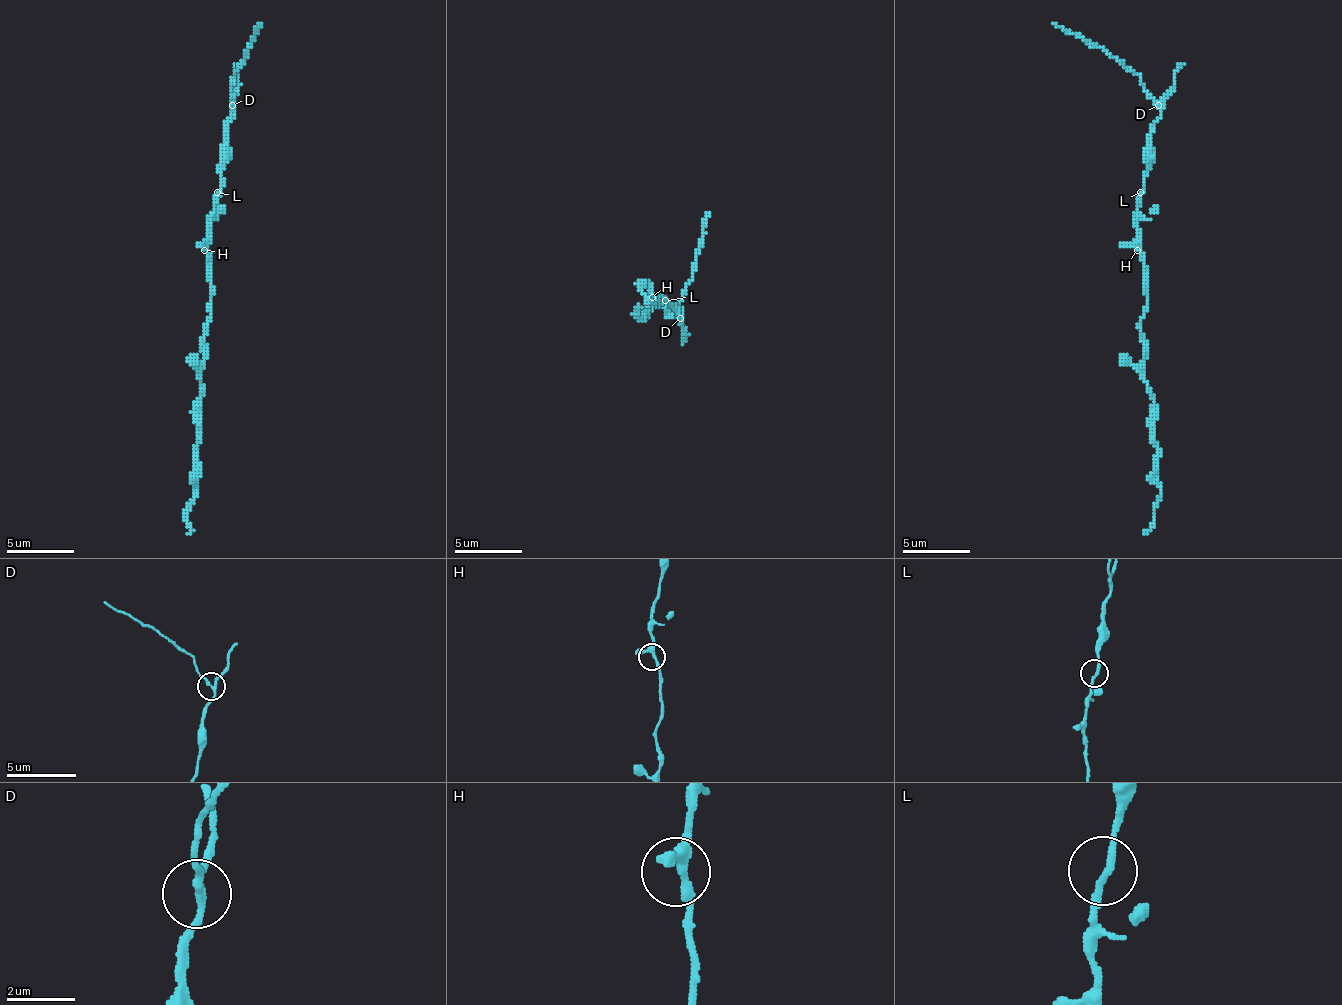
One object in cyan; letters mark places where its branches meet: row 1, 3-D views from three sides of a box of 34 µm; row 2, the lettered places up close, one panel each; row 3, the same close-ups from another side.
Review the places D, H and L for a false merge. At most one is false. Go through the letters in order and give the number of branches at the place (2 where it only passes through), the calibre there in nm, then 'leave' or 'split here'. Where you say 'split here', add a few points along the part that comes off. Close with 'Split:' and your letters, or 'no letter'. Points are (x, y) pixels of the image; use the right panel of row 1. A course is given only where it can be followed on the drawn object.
D: branches 3; calibre 190 nm; split here; course (1157, 104), (1140, 77), (1053, 23)
H: branches 3; calibre 260 nm; leave
L: branches 2; calibre 200 nm; leave
Split: D

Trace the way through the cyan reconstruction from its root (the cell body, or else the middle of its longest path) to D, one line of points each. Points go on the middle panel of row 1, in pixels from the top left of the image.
D: (655, 300), (662, 297), (679, 321), (679, 317)

